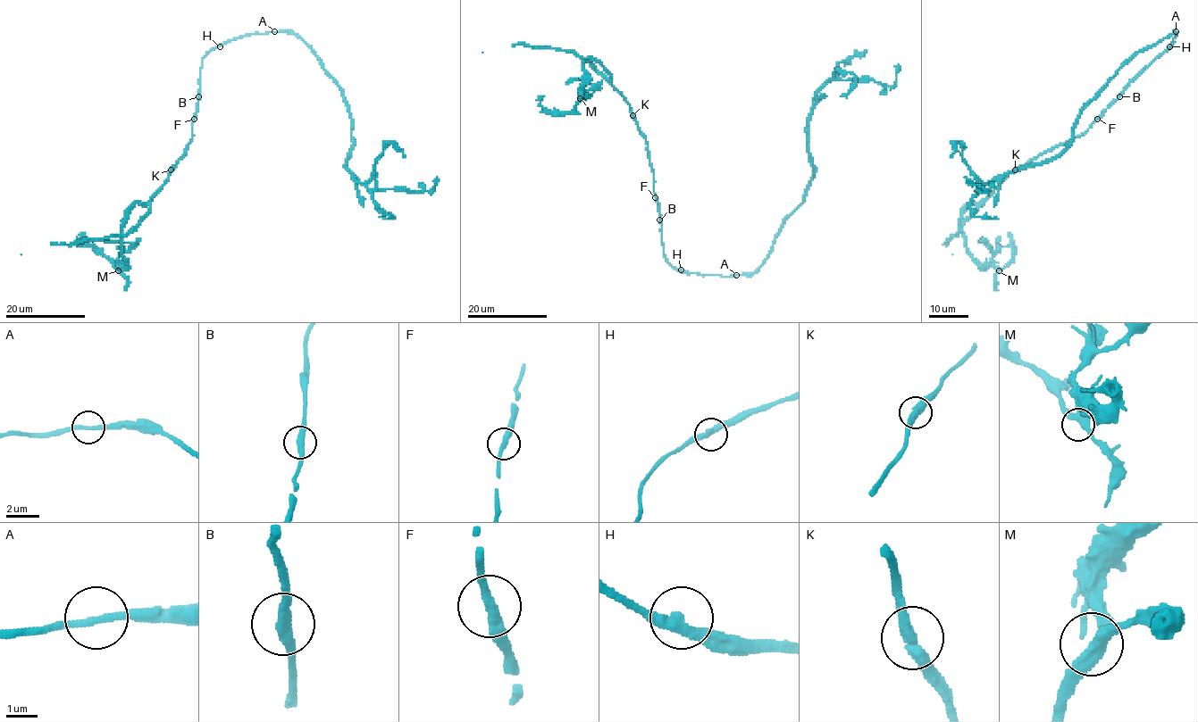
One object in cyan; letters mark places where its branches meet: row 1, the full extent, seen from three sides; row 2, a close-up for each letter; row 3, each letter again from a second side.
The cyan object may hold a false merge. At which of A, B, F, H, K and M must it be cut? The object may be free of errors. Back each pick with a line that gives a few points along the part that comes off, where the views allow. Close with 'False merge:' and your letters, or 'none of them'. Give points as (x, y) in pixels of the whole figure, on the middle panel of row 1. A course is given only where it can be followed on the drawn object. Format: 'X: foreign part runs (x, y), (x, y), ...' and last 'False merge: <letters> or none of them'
False merge: none of them

